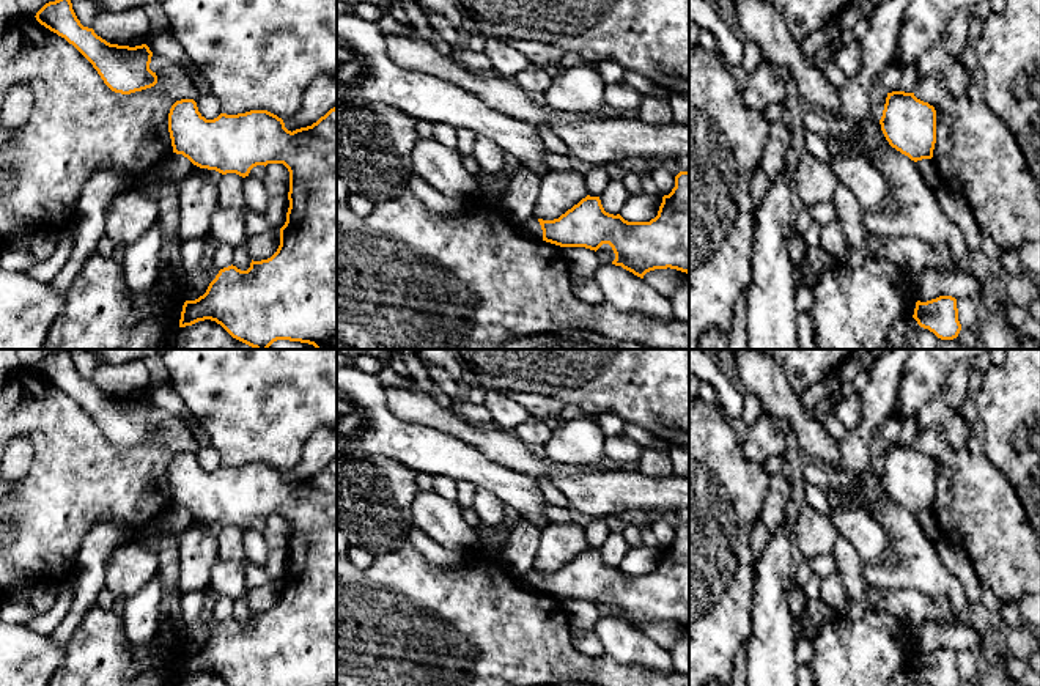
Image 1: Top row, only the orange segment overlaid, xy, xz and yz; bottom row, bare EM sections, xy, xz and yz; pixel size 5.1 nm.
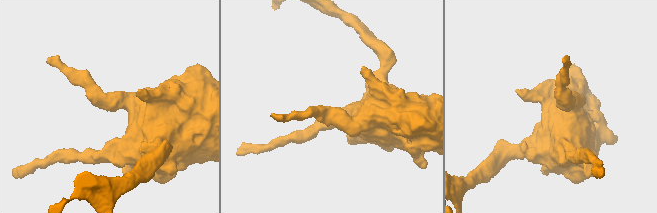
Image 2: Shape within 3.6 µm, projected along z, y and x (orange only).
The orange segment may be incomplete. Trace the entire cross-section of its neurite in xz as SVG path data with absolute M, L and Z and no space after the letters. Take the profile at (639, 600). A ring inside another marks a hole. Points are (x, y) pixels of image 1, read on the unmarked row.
M689 524L675 529L675 540L662 549L658 568L650 574L628 574L620 566L609 566L599 549L590 548L559 571L538 574L543 593L560 599L585 599L596 604L603 596L609 596L615 606L612 617L640 631L650 623L667 620L689 626Z

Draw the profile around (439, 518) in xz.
M422 491L417 492L411 513L414 526L445 551L480 551L477 530L463 518L455 500L434 491Z

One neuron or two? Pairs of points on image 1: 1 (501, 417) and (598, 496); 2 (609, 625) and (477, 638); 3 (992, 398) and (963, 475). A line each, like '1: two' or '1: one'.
1: two
2: two
3: two

